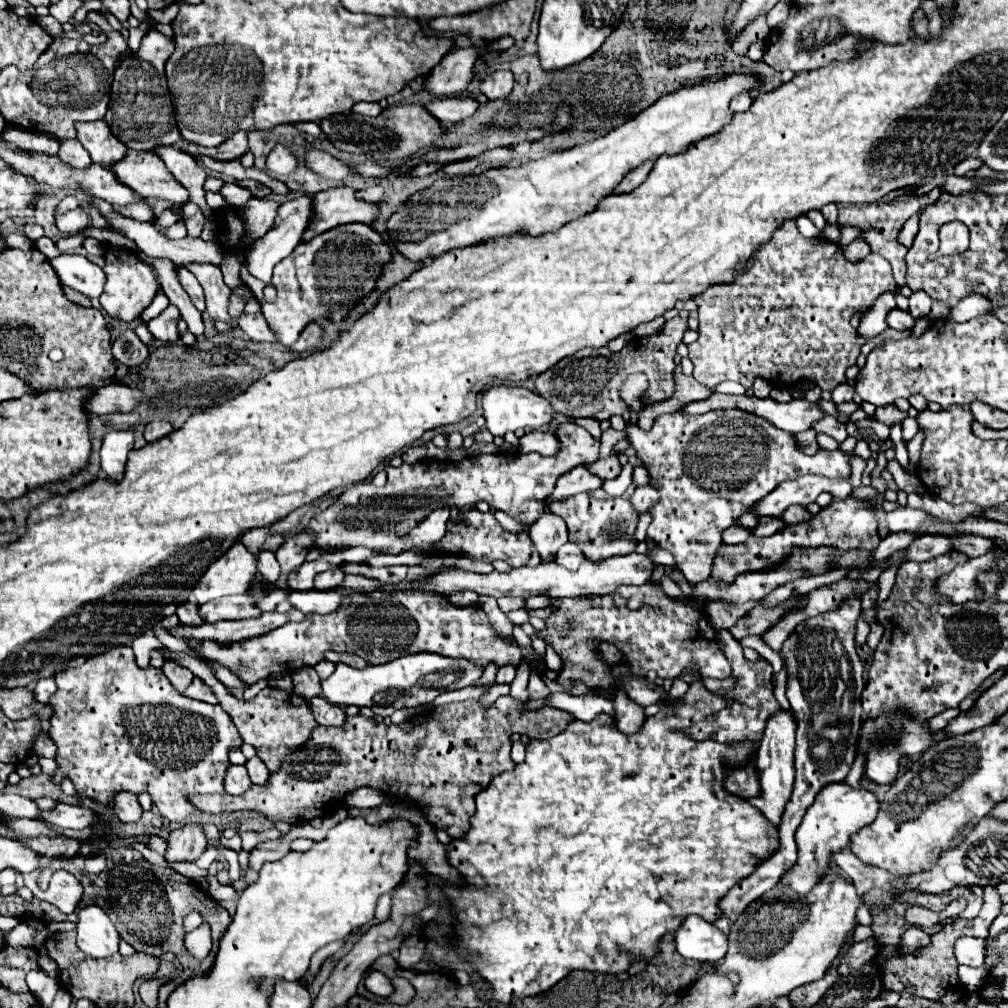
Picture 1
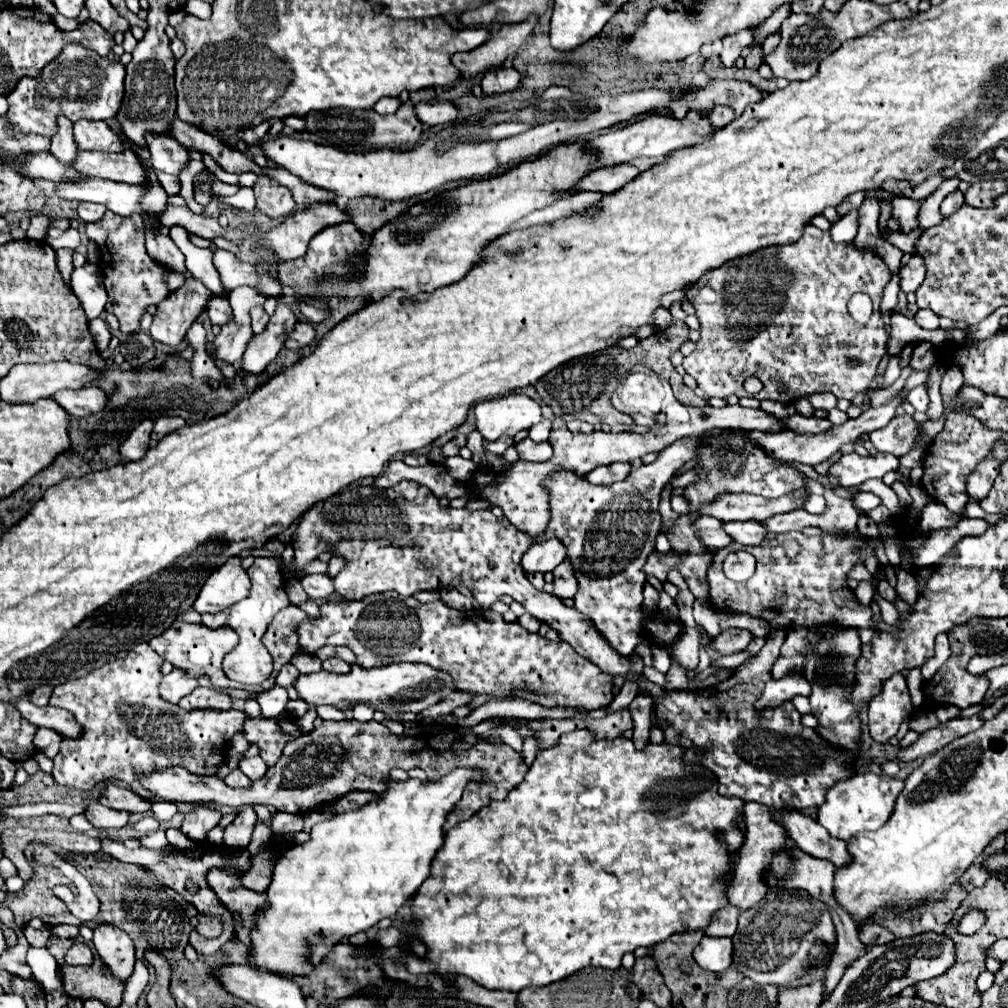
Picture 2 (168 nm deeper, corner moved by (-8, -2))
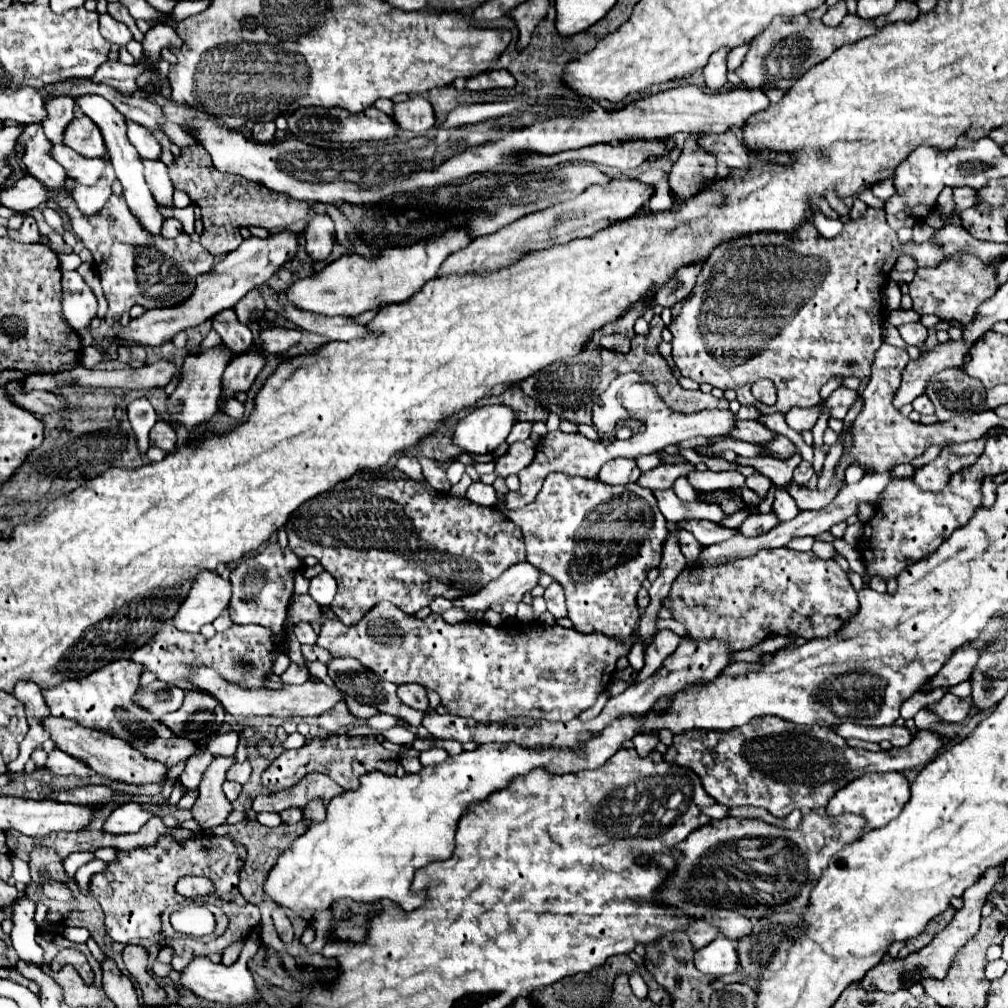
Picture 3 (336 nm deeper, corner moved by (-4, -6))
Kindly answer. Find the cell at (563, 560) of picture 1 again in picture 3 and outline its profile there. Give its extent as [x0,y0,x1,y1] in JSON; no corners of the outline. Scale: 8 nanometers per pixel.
[543,582,567,618]

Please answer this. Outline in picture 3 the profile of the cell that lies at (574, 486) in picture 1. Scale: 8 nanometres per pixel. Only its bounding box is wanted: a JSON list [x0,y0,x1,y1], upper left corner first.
[597,460,641,484]

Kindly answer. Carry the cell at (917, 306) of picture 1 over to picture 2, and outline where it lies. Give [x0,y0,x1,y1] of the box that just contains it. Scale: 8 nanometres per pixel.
[915,310,939,330]

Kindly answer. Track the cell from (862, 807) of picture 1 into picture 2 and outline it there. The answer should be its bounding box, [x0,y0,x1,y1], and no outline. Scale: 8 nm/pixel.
[819,774,903,840]

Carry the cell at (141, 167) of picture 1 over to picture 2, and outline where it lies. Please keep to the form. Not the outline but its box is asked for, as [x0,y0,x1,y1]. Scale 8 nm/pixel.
[73,148,145,184]

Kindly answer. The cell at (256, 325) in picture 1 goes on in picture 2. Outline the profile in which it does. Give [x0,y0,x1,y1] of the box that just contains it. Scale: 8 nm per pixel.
[251,306,269,334]

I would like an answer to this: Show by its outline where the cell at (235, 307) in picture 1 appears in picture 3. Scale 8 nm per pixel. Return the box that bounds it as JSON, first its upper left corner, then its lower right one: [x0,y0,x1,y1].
[167,344,233,430]

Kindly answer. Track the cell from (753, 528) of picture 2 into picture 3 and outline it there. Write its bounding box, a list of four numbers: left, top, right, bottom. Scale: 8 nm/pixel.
[681,520,739,546]

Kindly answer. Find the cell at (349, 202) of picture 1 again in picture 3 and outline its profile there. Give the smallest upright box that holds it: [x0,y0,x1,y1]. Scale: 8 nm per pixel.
[113,230,299,346]

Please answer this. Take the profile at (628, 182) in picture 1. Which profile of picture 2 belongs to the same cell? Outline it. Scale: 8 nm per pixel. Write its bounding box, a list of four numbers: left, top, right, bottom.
[579,164,639,192]

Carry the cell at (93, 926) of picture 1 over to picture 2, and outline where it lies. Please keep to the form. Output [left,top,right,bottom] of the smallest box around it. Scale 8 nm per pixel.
[93,924,135,984]

